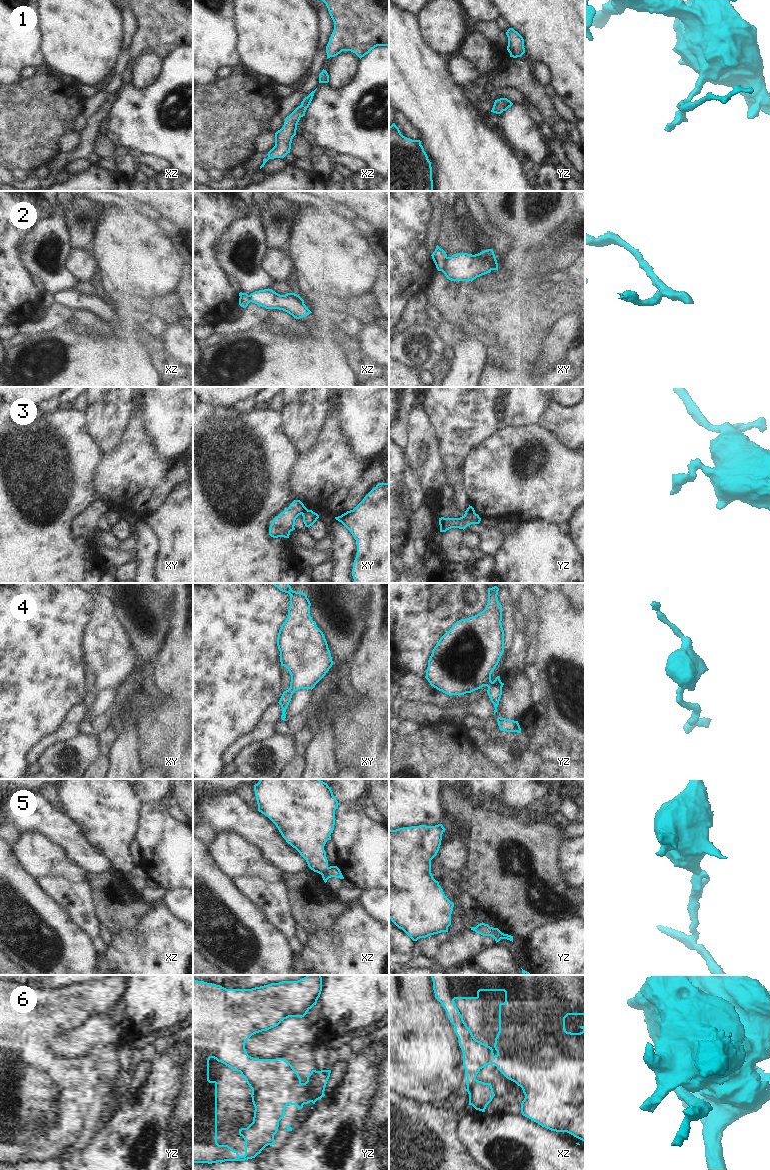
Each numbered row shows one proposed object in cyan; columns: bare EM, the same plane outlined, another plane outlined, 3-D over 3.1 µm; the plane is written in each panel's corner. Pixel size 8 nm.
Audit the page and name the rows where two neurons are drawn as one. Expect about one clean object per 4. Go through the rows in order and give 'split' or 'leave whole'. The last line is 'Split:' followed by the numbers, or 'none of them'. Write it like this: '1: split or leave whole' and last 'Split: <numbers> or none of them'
1: leave whole
2: split
3: split
4: leave whole
5: split
6: split
Split: 2, 3, 5, 6

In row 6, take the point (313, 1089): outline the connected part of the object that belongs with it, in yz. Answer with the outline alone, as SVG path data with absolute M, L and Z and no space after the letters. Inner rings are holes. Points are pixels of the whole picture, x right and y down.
M312 1070L307 1076L307 1081L301 1083L298 1091L304 1095L304 1104L315 1102L325 1096L324 1091L327 1081L330 1077L331 1070Z

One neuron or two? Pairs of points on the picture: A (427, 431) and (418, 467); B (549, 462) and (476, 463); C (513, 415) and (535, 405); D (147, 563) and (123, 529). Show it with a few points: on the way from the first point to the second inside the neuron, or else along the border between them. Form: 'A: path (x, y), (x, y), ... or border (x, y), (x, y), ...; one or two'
A: path (418, 440), (414, 444), (414, 458); one
B: path (531, 476), (525, 480), (521, 476), (494, 473); one
C: path (518, 410), (524, 405), (530, 405); one
D: border (134, 523), (135, 529); two

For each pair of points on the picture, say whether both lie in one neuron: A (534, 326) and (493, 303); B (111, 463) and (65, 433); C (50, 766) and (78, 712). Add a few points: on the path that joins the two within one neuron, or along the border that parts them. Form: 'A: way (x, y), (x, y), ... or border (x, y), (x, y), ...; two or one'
A: way (528, 314), (517, 303), (505, 303); one
B: border (105, 456), (100, 467), (99, 481); two
C: border (78, 733), (60, 742), (55, 742), (42, 751); two

